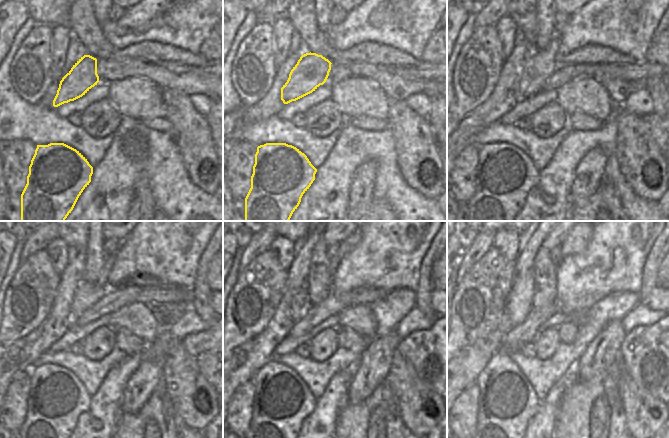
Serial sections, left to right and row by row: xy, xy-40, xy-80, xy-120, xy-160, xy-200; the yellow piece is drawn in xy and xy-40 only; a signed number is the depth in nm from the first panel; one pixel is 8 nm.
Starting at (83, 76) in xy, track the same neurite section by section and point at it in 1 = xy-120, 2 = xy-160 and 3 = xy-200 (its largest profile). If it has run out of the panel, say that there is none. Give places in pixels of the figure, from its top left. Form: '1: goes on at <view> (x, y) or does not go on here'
1: goes on at xy-120 (87, 294)
2: goes on at xy-160 (333, 262)
3: goes on at xy-200 (556, 260)

